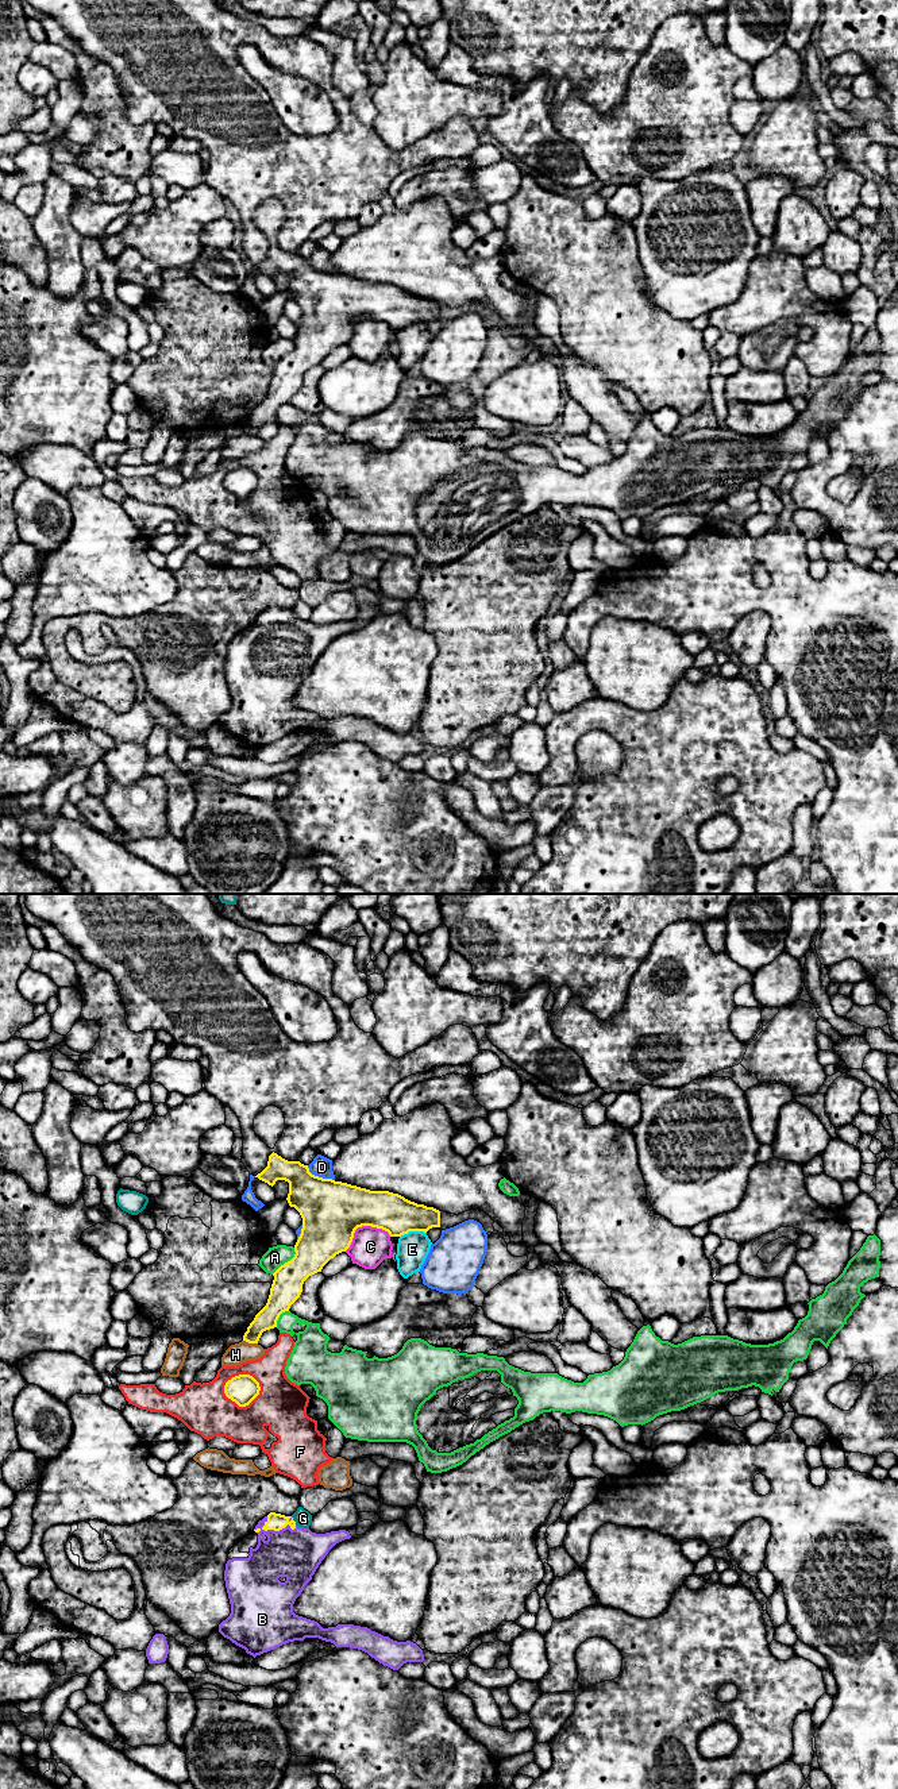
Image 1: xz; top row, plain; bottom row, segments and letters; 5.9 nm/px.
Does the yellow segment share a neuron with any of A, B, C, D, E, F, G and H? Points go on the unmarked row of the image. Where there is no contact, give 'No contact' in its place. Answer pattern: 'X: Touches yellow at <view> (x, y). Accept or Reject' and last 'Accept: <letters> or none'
A: Touches yellow at xz (288, 354). Reject
B: Touches yellow at xz (274, 623). Accept
C: Touches yellow at xz (362, 317). Reject
D: Touches yellow at xz (318, 269). Reject
E: Touches yellow at xz (412, 323). Reject
F: Touches yellow at xz (243, 498). Reject
G: Touches yellow at xz (293, 613). Reject
H: Touches yellow at xz (250, 435). Reject
Accept: B

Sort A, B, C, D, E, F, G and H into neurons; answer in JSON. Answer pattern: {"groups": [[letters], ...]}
{"groups": [["A"], ["B"], ["C"], ["D"], ["E", "H"], ["F"], ["G"]]}

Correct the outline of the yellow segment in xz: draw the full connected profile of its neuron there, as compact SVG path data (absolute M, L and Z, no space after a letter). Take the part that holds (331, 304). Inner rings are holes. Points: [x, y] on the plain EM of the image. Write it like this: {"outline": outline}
{"outline": "M274 244L269 248L267 259L255 270L271 279L277 273L289 275L286 293L290 300L300 305L302 321L294 338L294 350L273 366L274 373L267 396L255 408L243 428L243 433L248 436L258 436L263 424L277 420L280 408L289 404L290 398L300 390L304 374L309 369L321 365L323 359L336 347L346 344L358 320L371 319L382 321L390 329L401 329L409 324L427 325L432 320L440 320L440 304L433 300L417 297L389 284L370 284L315 269L309 265L308 258L300 254L288 254Z"}

